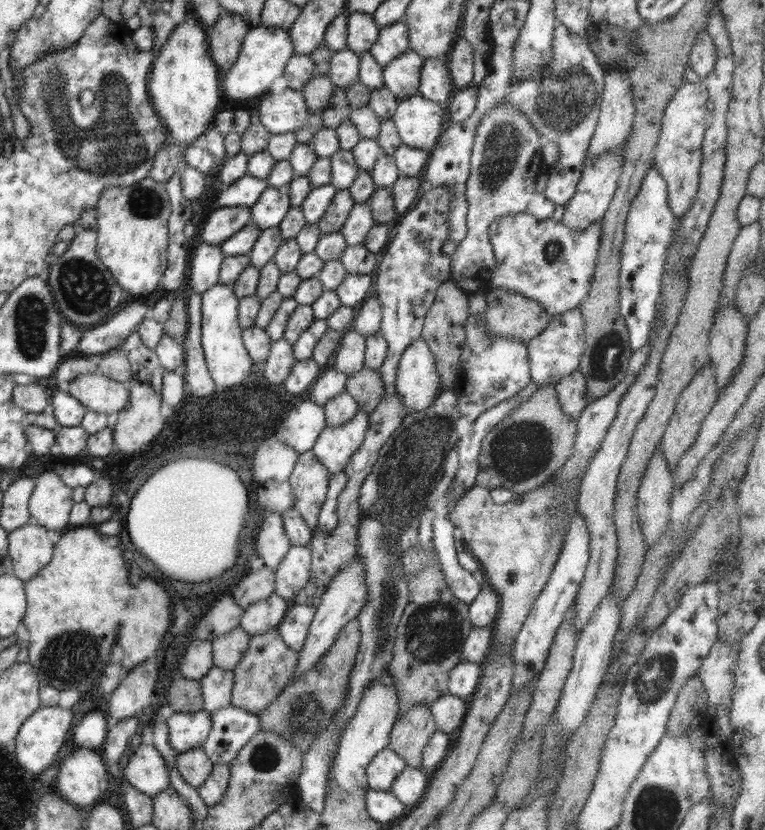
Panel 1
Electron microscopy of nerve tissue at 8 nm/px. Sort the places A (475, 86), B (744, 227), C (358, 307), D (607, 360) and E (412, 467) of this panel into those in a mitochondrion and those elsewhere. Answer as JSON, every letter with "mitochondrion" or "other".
{"A":"other","B":"other","C":"other","D":"mitochondrion","E":"mitochondrion"}

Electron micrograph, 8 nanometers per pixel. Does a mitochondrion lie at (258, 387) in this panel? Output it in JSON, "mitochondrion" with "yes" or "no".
{"mitochondrion":"no"}

